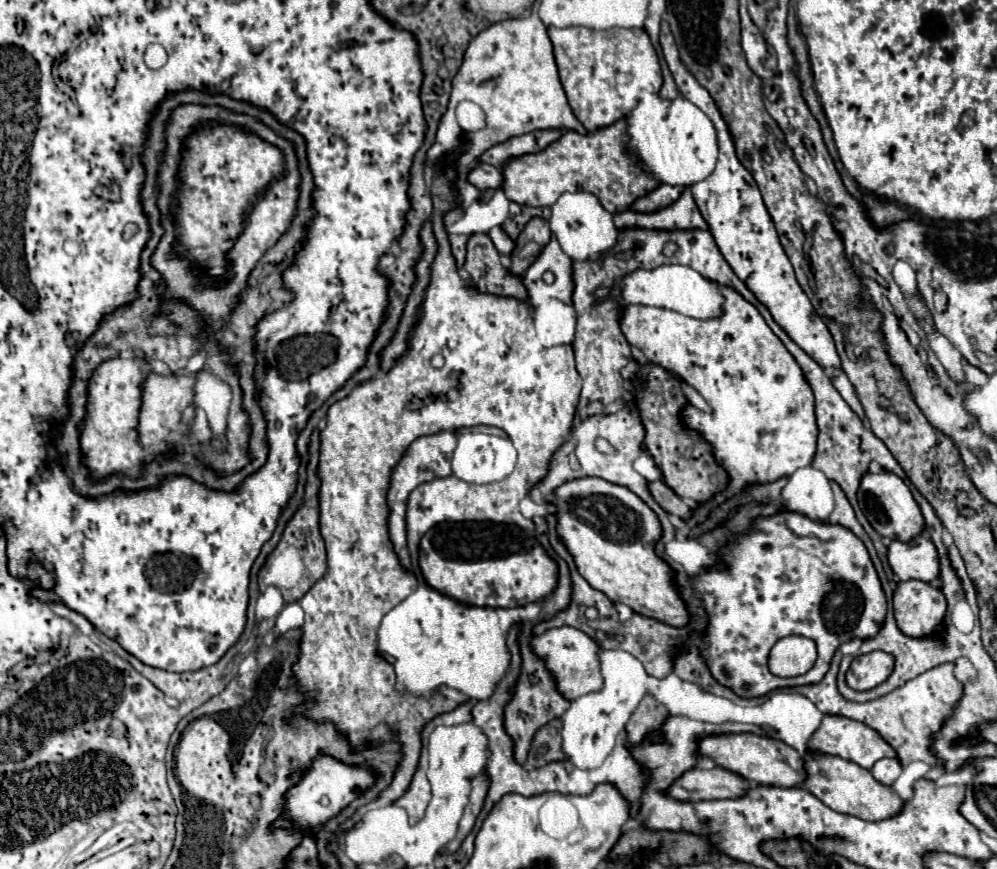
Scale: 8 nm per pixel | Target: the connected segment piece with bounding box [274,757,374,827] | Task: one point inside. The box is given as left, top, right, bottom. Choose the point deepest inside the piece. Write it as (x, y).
(330, 786)

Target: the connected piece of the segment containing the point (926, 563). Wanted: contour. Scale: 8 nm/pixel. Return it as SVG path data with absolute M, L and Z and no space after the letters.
M918 535L912 541L892 541L888 545L888 563L900 581L920 579L930 583L938 577L938 553L930 539Z

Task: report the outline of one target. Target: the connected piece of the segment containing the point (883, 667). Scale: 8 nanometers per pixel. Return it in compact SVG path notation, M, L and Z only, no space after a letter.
M872 651L872 653L860 655L852 661L846 673L846 681L856 691L874 689L876 685L884 683L888 675L892 675L894 663L896 663L894 655L888 655L886 651Z

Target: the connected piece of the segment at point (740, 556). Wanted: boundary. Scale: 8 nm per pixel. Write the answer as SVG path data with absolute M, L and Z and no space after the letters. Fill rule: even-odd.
M778 511L774 515L754 519L746 537L748 539L742 539L740 543L728 543L718 549L716 563L700 569L692 577L692 589L702 599L708 615L706 629L700 635L700 655L704 657L712 677L744 699L762 697L780 687L820 683L820 679L828 673L840 643L846 643L852 637L868 639L876 635L886 617L886 597L864 543L842 525L820 523L796 511ZM788 635L808 637L818 647L814 667L794 679L774 677L768 671L768 651L778 639Z

